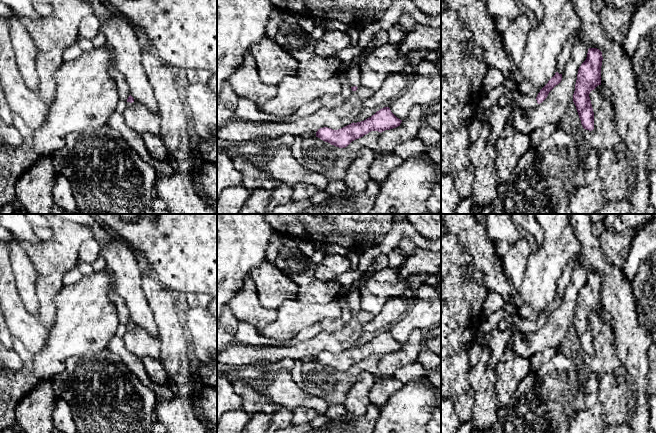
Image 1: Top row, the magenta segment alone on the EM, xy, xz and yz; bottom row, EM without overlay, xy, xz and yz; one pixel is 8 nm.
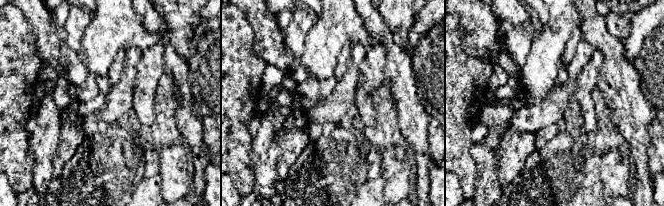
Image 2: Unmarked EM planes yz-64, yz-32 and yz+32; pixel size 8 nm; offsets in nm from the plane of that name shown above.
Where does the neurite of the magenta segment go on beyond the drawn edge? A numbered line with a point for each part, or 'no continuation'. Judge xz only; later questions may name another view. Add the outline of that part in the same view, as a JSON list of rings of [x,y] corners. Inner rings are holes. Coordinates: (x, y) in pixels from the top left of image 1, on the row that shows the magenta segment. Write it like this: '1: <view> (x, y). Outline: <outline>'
1: xz (353, 72). Outline: [[[349,64],[347,69],[347,78],[351,87],[360,86],[360,66]]]

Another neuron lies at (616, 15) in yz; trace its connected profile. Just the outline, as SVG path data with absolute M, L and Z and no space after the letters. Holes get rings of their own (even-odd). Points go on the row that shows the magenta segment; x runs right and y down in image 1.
M602 0L600 16L607 34L618 45L626 39L630 21L645 0Z

